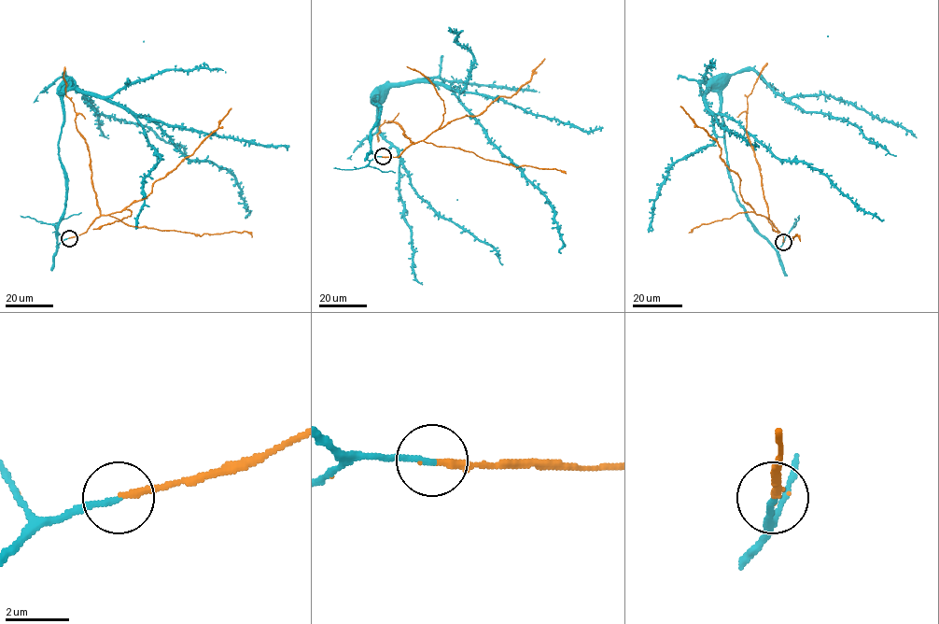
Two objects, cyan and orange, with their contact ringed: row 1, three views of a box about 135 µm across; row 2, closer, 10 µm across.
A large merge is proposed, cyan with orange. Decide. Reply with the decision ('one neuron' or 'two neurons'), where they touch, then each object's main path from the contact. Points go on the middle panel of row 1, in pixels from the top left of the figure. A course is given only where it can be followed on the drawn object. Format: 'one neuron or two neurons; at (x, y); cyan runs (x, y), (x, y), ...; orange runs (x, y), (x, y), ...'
one neuron; at (383, 156); cyan runs (383, 156), (371, 149), (376, 94), (385, 87), (441, 83), (547, 199), (561, 253); orange runs (383, 156), (398, 157), (448, 123), (465, 115), (480, 115), (499, 96), (511, 97), (545, 59)

